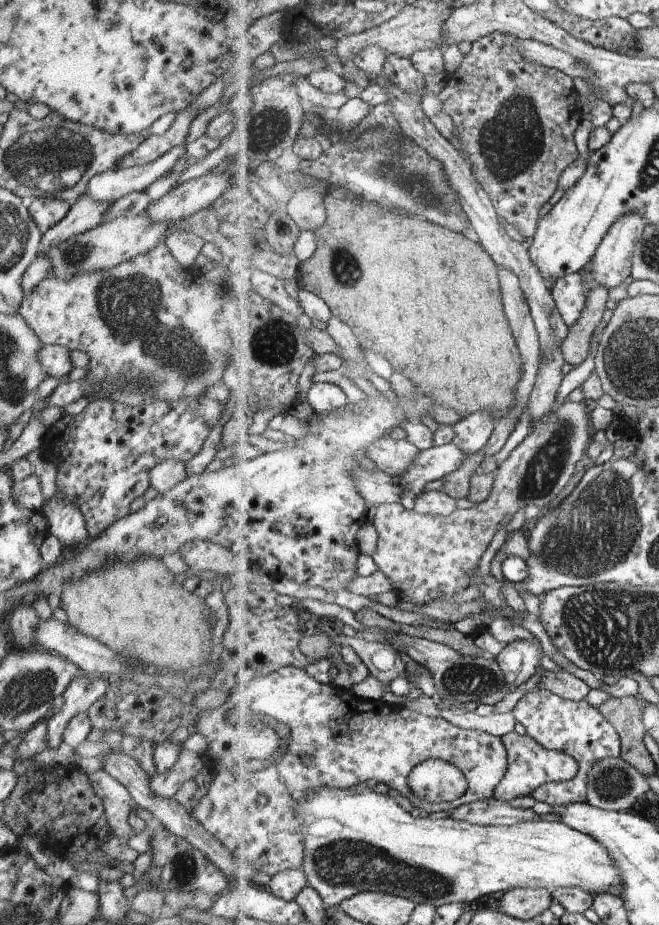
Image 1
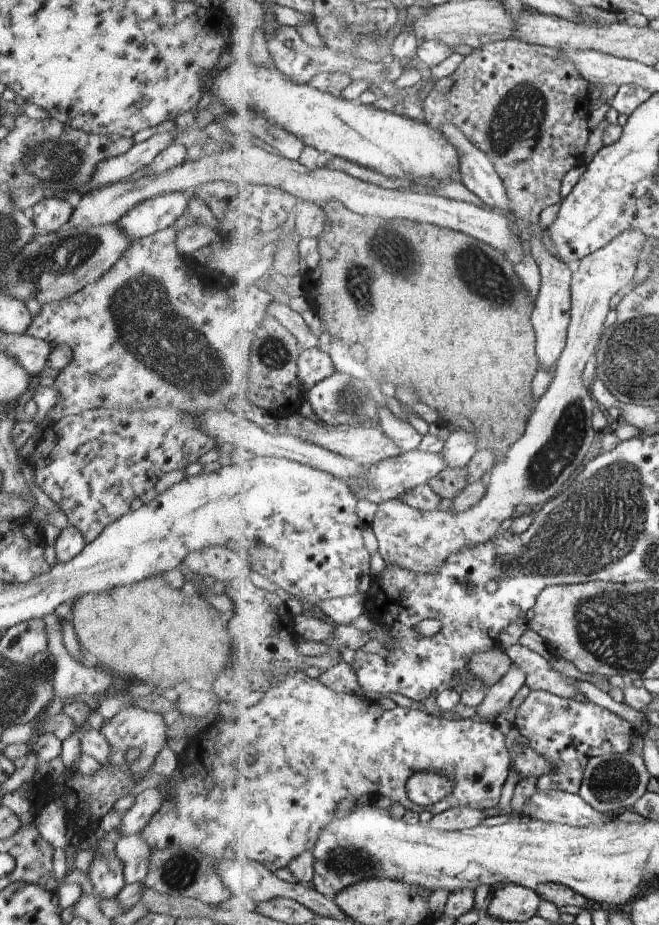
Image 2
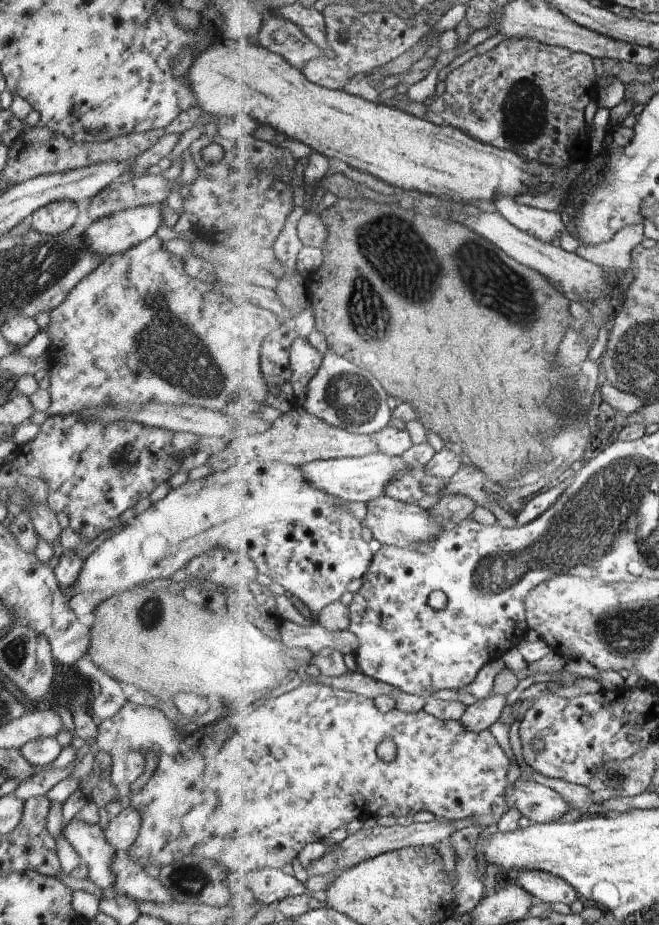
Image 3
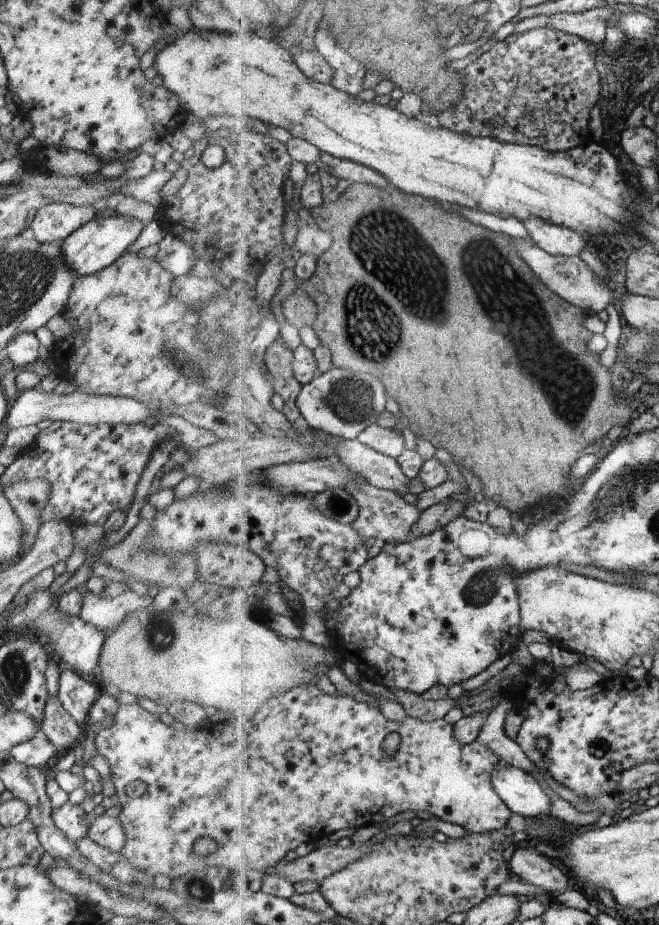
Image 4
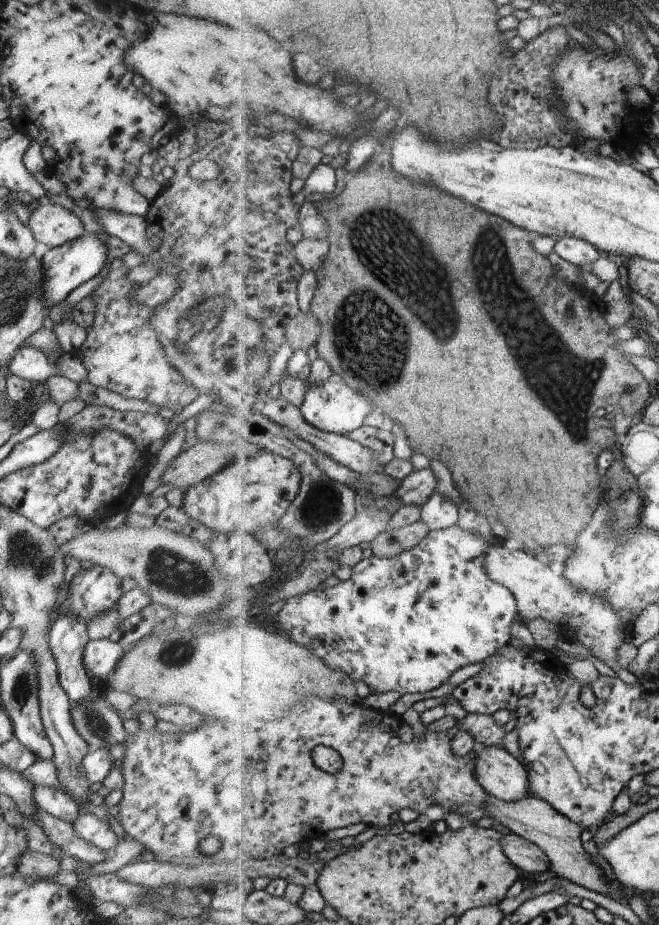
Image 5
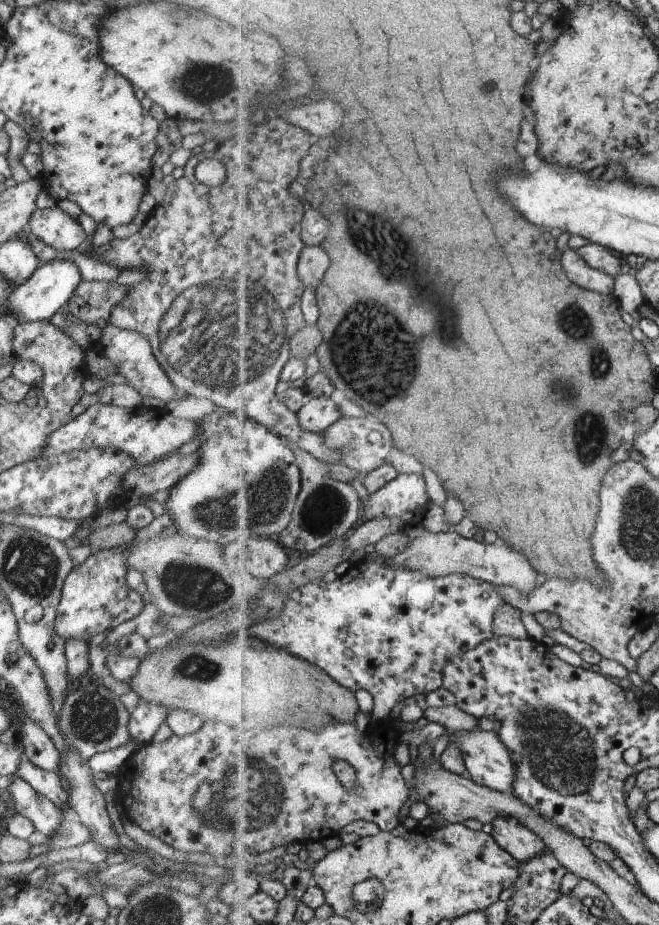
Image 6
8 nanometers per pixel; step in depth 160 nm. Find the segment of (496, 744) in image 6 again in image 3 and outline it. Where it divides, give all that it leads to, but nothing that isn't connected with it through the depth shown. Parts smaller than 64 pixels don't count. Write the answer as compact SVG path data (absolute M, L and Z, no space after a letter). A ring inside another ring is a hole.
M519 777L513 784L509 783L506 788L506 799L511 809L515 807L522 816L527 817L533 823L551 823L565 816L571 809L564 796L533 779L523 780Z

